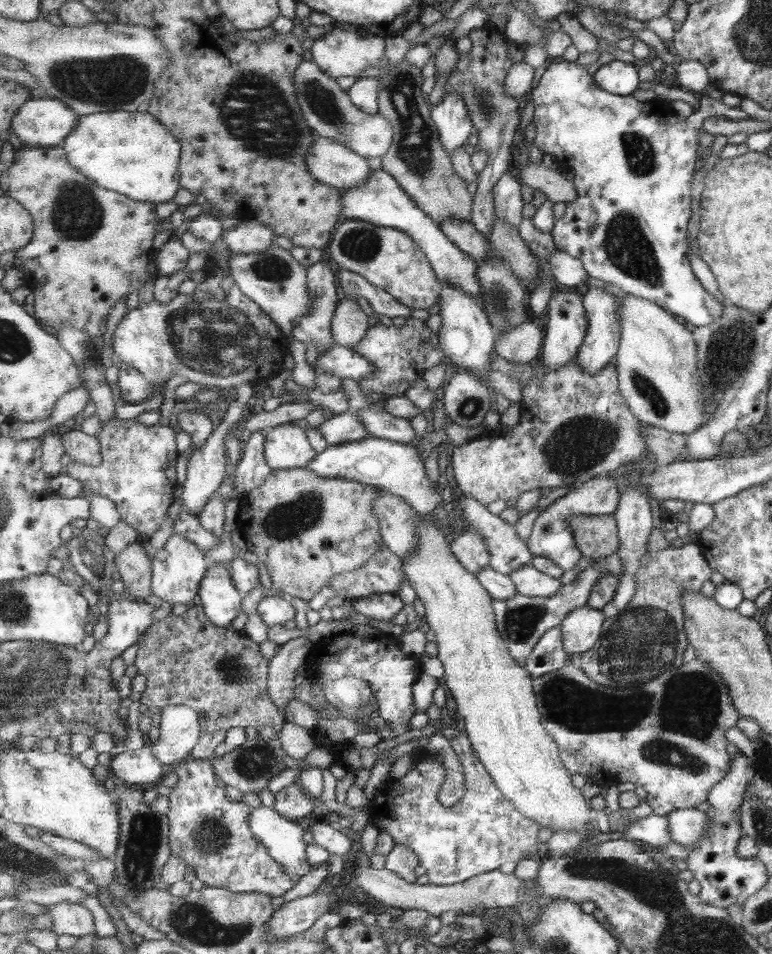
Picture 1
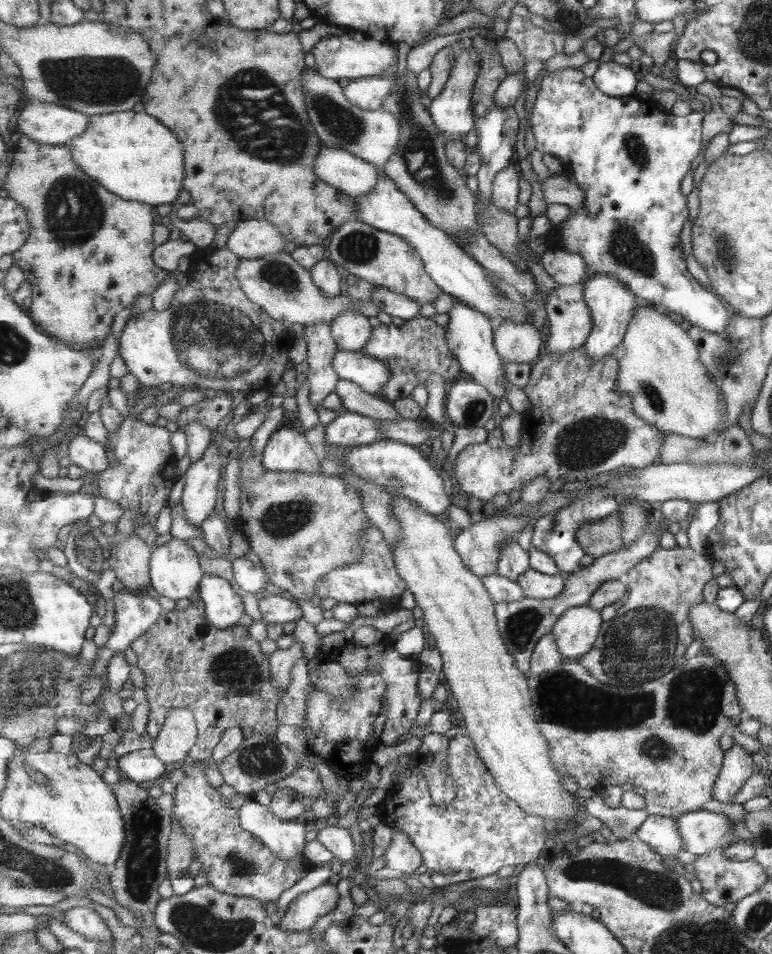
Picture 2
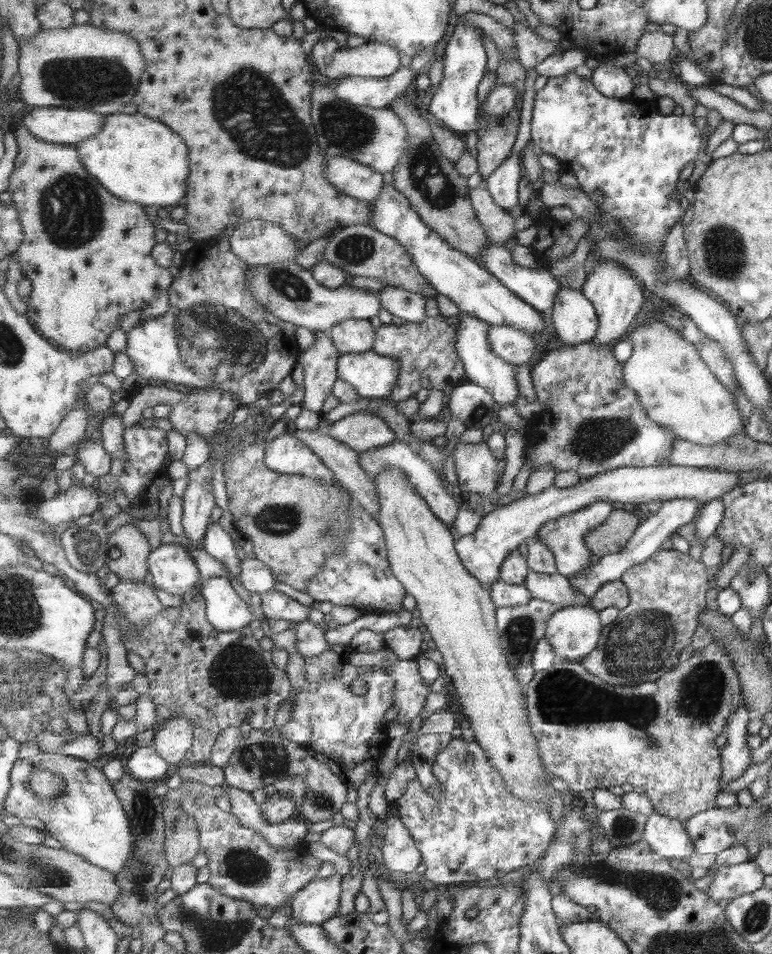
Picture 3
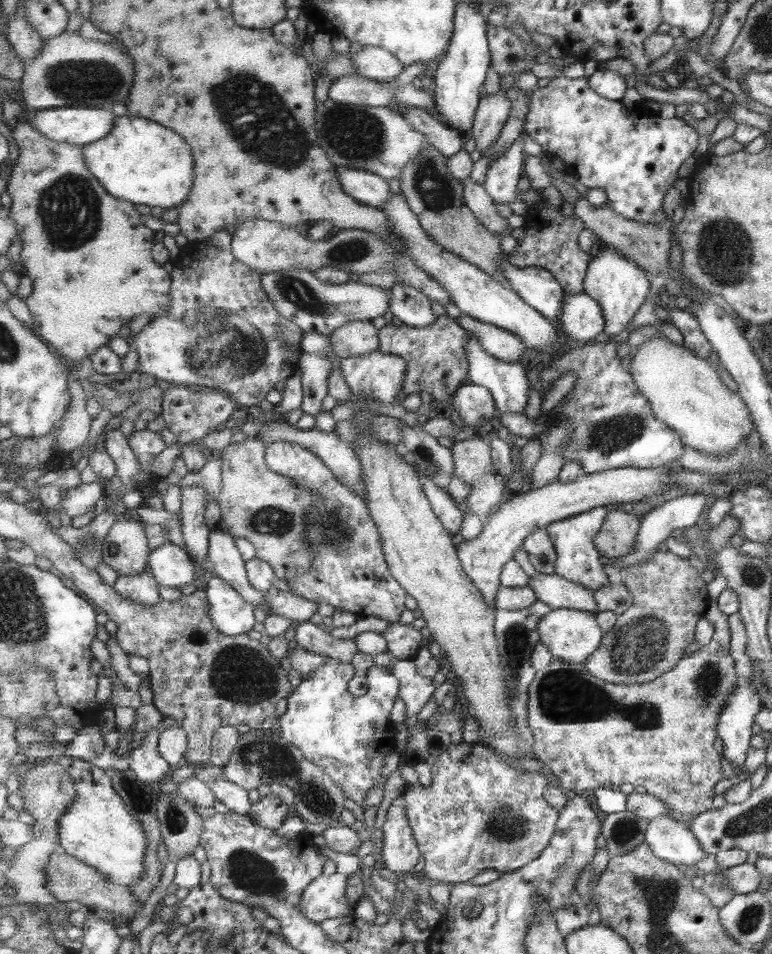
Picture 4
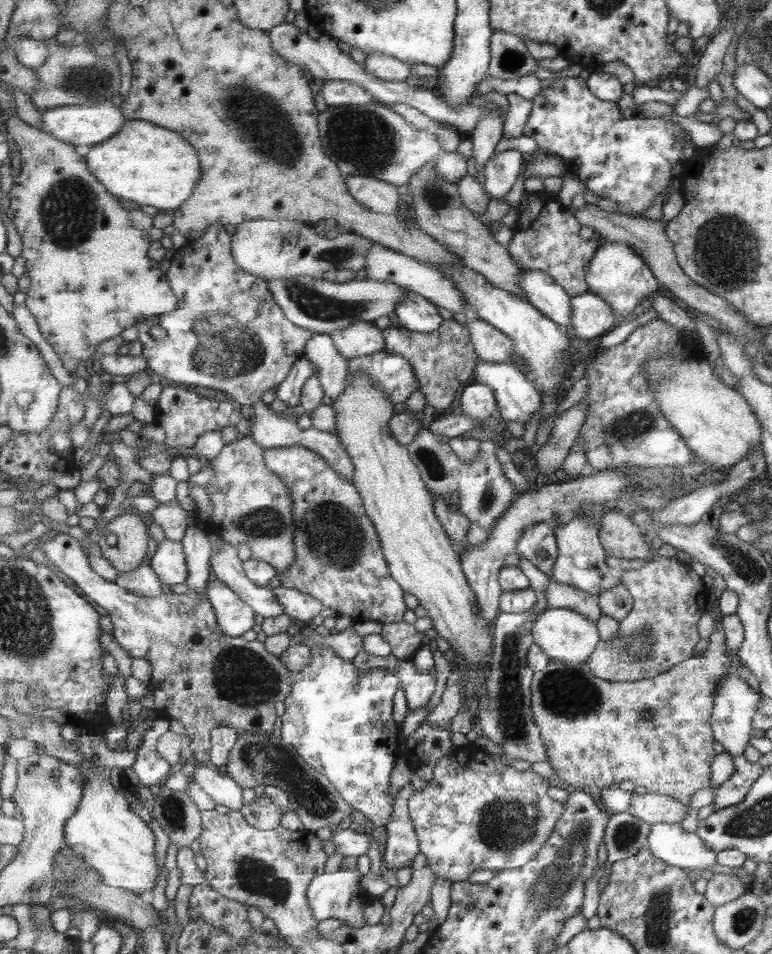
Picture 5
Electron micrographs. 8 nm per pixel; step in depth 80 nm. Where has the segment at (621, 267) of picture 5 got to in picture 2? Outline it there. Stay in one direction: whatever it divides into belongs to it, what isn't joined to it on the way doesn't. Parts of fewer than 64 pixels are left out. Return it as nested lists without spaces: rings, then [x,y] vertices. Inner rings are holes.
[[[594,274],[585,281],[585,300],[593,312],[593,330],[591,336],[584,344],[585,352],[591,360],[601,360],[611,354],[618,354],[624,343],[626,332],[637,302],[639,299],[630,290],[627,284],[609,276],[608,274]]]

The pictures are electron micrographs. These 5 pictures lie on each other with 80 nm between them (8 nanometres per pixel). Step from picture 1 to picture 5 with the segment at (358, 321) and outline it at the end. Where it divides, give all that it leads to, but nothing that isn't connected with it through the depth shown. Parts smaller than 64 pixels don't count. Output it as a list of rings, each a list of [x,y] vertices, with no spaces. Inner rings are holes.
[[[359,322],[329,334],[346,359],[372,355],[385,348],[384,332],[375,323]]]

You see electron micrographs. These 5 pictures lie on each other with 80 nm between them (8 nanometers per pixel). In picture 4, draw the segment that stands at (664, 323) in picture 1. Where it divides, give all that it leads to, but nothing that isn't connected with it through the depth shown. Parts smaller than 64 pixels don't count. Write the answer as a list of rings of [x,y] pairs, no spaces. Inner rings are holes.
[[[660,333],[647,339],[633,357],[632,379],[651,405],[652,415],[678,432],[683,444],[699,452],[724,455],[753,428],[744,401],[719,381],[715,368]]]

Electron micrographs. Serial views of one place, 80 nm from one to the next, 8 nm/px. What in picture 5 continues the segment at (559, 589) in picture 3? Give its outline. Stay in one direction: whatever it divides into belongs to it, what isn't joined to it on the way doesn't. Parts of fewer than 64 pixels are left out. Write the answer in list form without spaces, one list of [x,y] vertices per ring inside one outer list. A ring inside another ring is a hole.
[[[553,580],[546,587],[547,608],[568,608],[584,614],[597,622],[604,614],[600,607],[600,596],[587,594],[571,584],[559,584]]]

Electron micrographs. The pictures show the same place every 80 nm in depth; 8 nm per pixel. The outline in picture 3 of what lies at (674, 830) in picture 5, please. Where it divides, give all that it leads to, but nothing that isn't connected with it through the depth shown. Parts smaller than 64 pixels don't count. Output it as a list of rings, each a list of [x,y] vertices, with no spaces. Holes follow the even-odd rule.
[[[655,813],[646,817],[643,840],[666,859],[681,860],[694,852],[682,823]]]

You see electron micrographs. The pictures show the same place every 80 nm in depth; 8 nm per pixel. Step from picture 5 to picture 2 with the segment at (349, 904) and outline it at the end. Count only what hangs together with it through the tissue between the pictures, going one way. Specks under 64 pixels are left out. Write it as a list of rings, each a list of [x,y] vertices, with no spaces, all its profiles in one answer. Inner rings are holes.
[[[334,878],[311,892],[300,894],[277,925],[281,930],[291,932],[309,931],[316,926],[322,916],[337,908],[337,902],[339,902],[339,890]]]

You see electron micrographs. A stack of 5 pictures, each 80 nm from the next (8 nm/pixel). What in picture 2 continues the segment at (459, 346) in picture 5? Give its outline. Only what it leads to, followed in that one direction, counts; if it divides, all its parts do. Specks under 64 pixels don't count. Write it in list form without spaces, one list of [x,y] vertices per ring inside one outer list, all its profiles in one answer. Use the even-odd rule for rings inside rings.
[[[417,317],[402,325],[380,324],[372,332],[372,338],[362,351],[388,364],[392,375],[384,384],[381,397],[390,402],[411,397],[417,386],[432,374],[443,375],[447,380],[453,378],[455,384],[459,378],[456,376],[462,372],[461,363],[448,347],[448,329],[437,325],[431,318]]]

